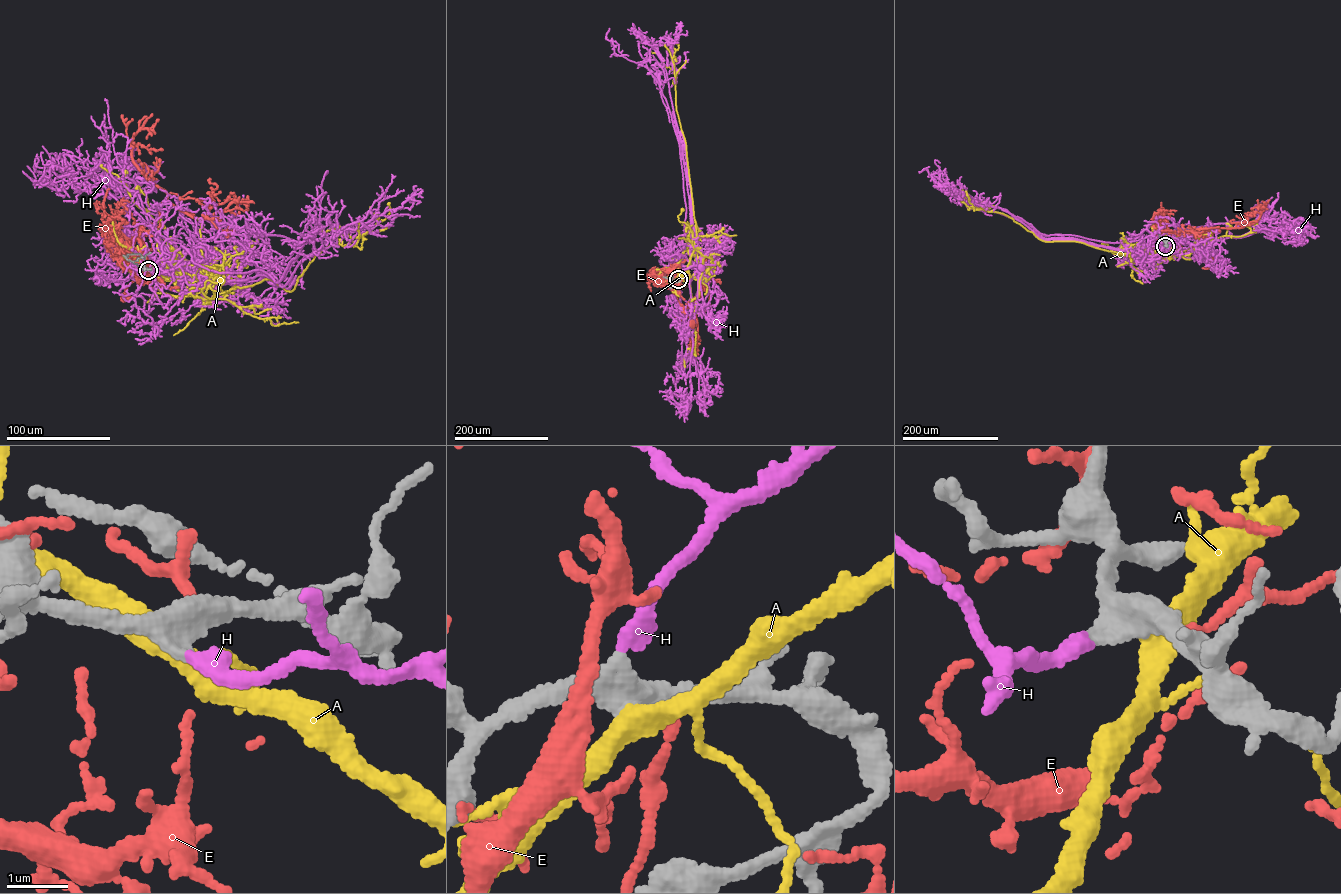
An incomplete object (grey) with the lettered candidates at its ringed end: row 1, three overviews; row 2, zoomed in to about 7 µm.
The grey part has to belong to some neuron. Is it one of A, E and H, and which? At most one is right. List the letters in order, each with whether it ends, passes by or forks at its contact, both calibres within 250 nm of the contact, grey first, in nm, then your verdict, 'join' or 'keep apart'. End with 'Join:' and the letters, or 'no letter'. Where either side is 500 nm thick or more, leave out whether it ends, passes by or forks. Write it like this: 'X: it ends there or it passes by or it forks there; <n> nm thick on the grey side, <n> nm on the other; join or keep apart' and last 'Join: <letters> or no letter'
A: it passes by; 460 nm thick on the grey side, 340 nm on the other; keep apart
E: it ends there; 380 nm thick on the grey side, 150 nm on the other; keep apart
H: it ends there; 320 nm thick on the grey side, 300 nm on the other; join
Join: H

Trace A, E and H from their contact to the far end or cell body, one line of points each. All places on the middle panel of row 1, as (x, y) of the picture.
A: (678, 279), (683, 276), (694, 247), (689, 226), (678, 219), (682, 209)
E: (678, 280), (673, 291), (685, 314), (696, 319), (693, 328), (692, 323)
H: (678, 279), (684, 273), (677, 276), (680, 268), (681, 270), (698, 265), (700, 268)

